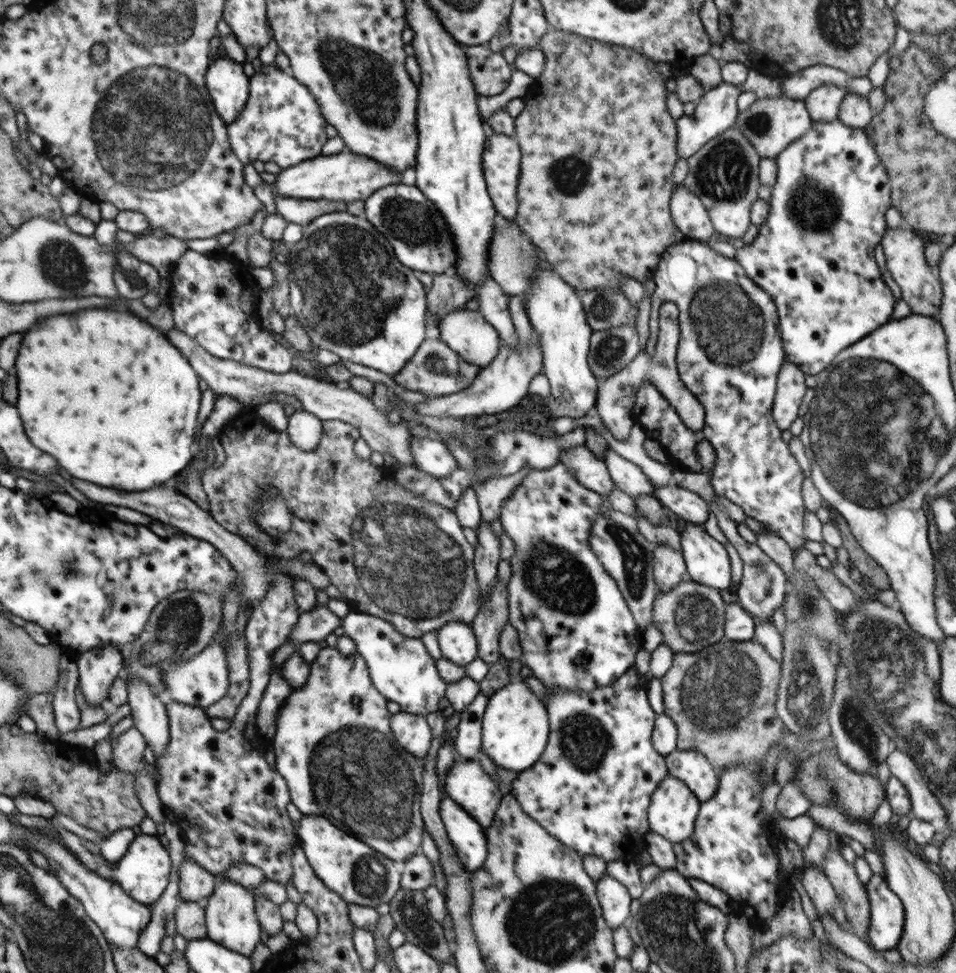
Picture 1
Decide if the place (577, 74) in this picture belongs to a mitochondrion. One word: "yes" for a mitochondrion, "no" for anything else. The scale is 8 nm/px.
no

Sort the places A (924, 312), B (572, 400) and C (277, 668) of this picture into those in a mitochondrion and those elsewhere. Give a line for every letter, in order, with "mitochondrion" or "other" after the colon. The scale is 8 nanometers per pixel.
A: other
B: other
C: other

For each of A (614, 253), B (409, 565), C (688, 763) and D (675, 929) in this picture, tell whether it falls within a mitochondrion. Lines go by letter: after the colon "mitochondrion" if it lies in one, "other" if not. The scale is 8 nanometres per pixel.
A: other
B: mitochondrion
C: other
D: mitochondrion

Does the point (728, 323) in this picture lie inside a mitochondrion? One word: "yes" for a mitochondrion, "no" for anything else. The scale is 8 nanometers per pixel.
yes

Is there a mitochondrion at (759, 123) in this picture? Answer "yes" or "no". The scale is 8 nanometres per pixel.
yes

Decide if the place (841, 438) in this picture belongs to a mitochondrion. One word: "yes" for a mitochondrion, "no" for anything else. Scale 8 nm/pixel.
yes

